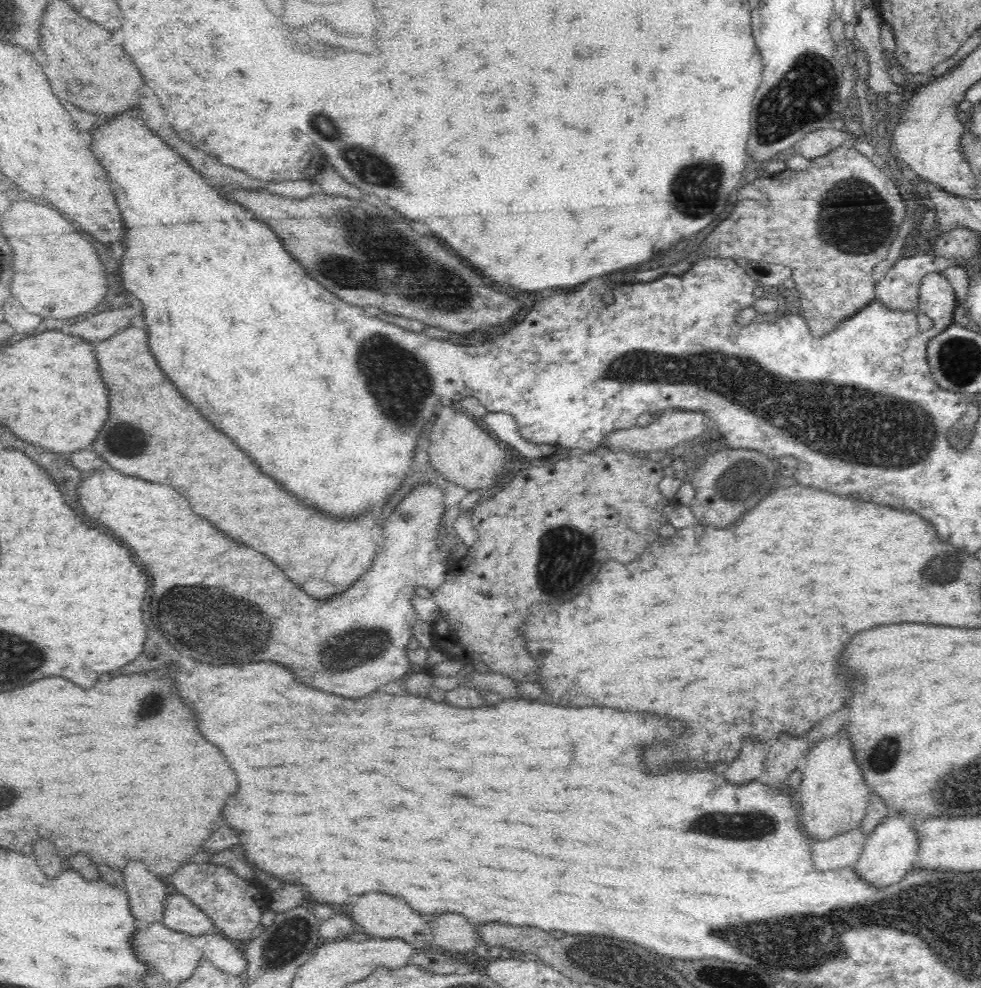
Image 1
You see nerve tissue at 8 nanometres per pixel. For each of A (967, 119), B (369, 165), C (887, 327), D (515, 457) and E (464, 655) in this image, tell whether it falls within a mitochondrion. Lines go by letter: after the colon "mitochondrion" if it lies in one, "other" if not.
A: other
B: mitochondrion
C: other
D: other
E: other

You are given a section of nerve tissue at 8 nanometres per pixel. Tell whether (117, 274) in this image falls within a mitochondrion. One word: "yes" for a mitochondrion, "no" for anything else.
no

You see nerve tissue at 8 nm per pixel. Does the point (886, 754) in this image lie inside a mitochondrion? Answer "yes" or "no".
yes

